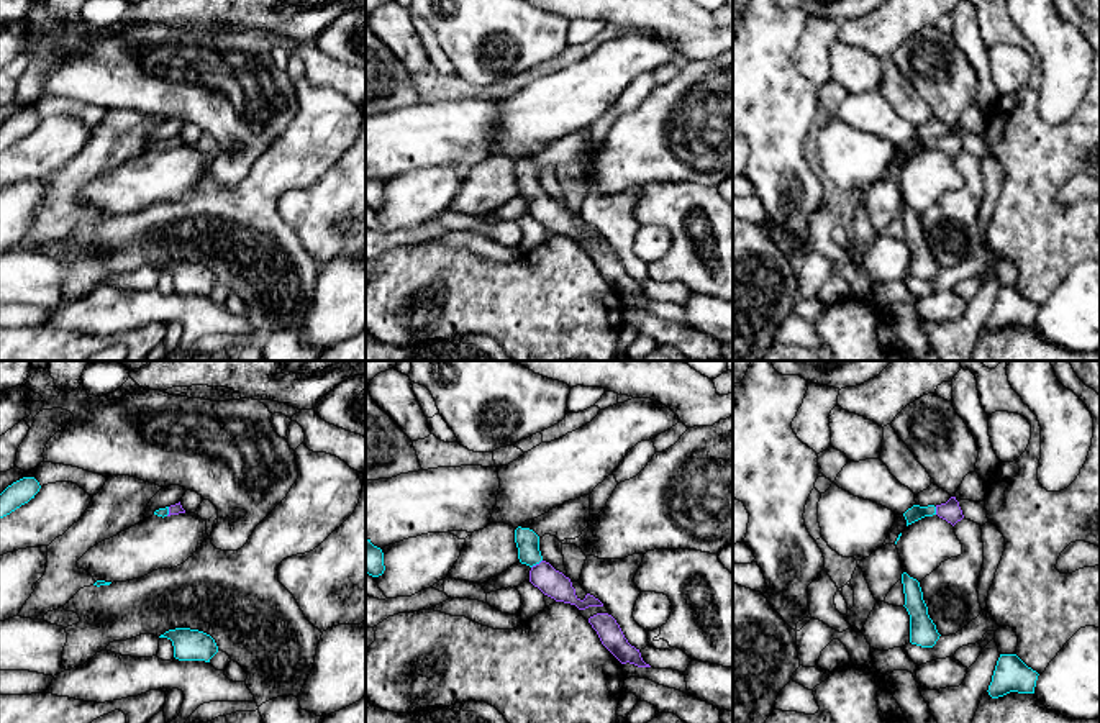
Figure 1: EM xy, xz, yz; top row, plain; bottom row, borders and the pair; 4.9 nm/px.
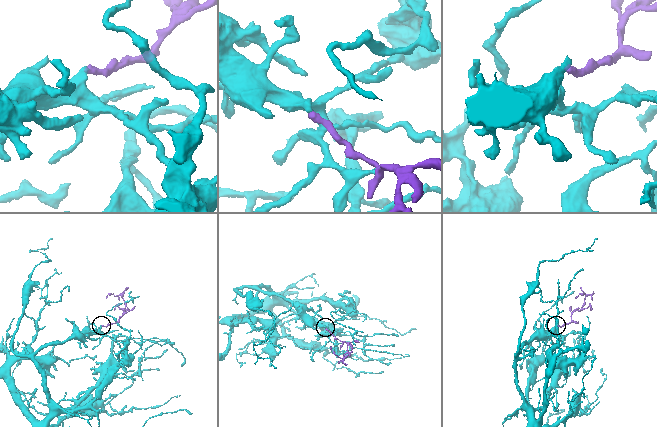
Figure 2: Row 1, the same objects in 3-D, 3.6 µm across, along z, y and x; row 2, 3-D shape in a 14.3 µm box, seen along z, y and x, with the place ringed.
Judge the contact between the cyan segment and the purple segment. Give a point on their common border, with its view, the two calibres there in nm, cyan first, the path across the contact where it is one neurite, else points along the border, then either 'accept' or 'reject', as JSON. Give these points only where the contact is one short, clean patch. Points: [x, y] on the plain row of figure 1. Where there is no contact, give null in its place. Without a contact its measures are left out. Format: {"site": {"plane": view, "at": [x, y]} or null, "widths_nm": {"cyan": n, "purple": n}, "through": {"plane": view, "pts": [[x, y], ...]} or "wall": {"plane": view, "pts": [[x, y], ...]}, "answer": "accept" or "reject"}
{"site": {"plane": "xz", "at": [536, 195]}, "widths_nm": {"cyan": 110, "purple": 140}, "through": {"plane": "xz", "pts": [[527, 172], [528, 186], [536, 195], [551, 215]]}, "answer": "accept"}

